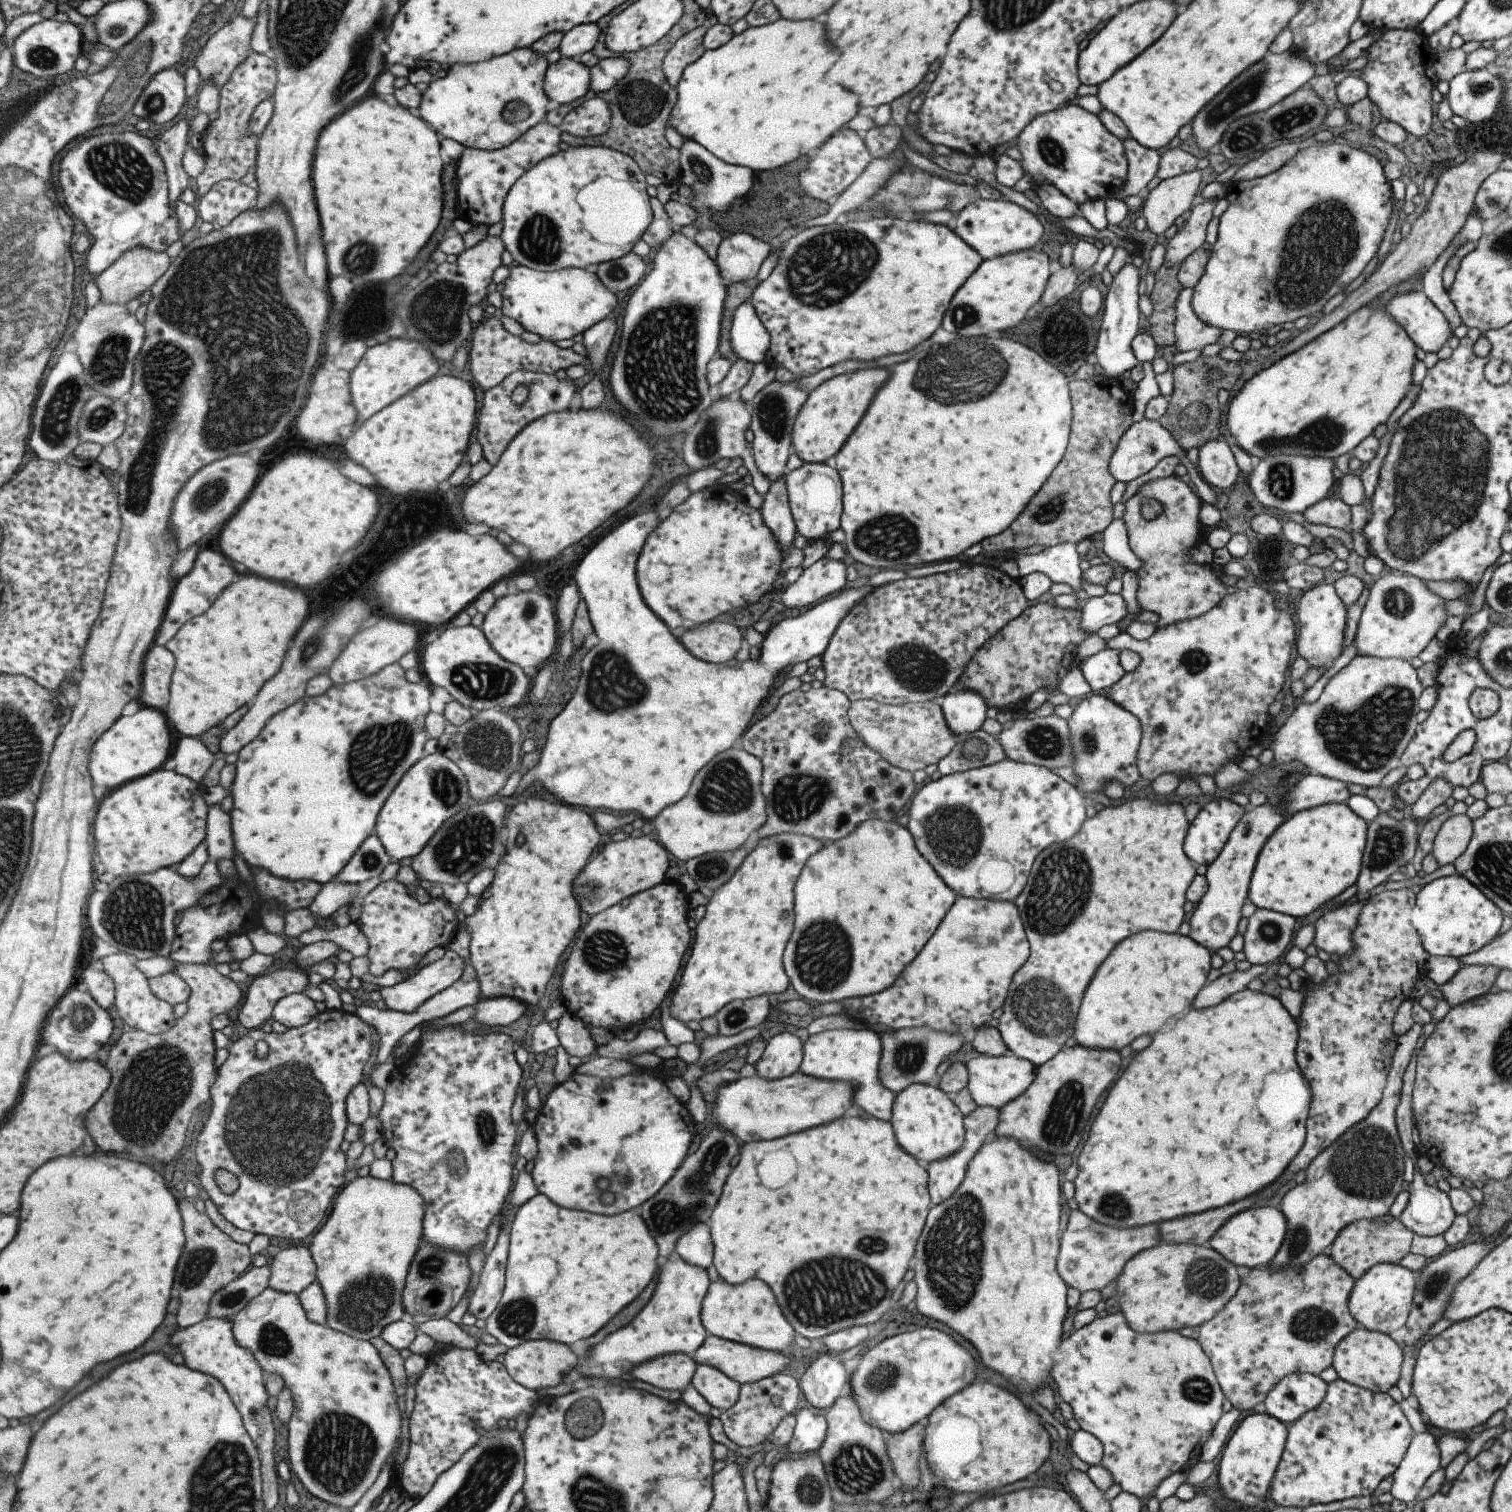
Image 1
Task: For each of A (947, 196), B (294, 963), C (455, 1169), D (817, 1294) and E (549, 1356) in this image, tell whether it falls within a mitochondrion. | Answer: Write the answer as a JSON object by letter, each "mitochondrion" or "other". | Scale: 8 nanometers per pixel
{"A":"mitochondrion","B":"other","C":"mitochondrion","D":"mitochondrion","E":"other"}

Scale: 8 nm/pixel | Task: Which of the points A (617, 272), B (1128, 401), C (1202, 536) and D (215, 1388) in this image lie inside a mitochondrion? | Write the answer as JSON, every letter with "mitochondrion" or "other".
{"A":"mitochondrion","B":"other","C":"other","D":"other"}

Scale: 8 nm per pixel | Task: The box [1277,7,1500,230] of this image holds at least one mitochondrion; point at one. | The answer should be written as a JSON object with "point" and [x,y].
{"point":[1479,90]}

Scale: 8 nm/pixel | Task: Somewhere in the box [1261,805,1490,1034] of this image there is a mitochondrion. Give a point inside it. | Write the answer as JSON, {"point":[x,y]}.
{"point":[1390,842]}

